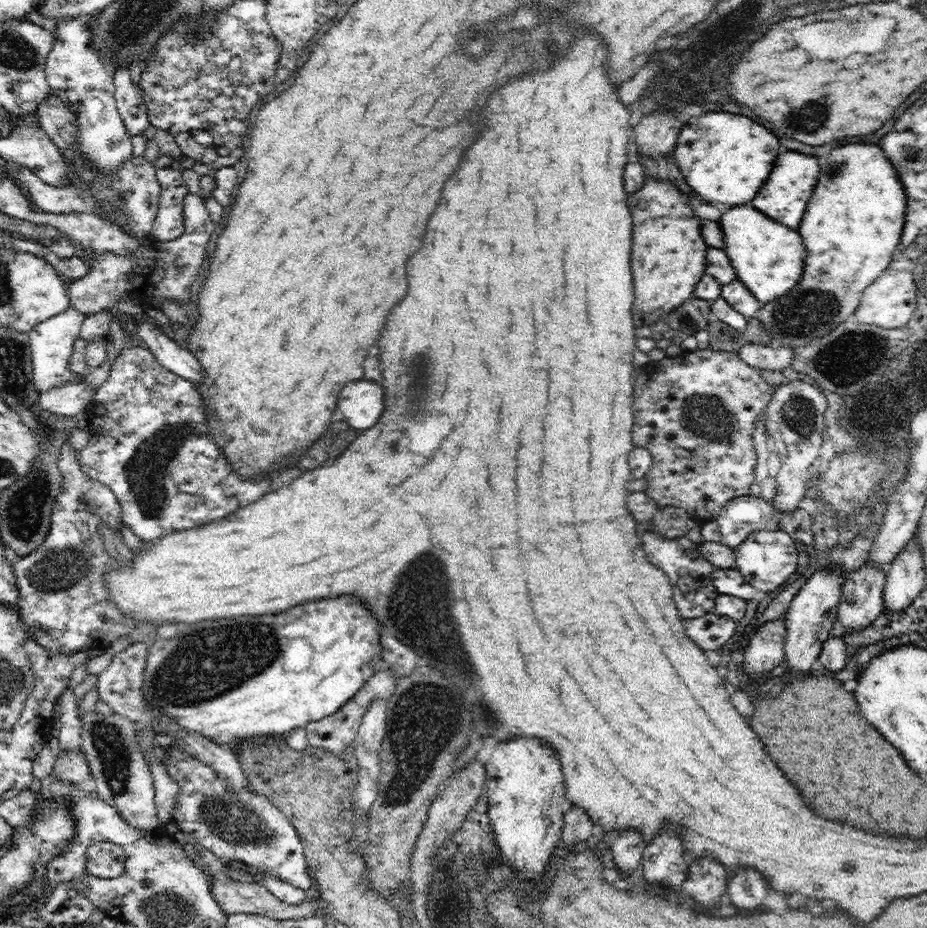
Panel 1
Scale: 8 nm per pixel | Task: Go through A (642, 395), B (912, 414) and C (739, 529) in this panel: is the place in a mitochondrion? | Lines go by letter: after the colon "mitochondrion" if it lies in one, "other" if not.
A: other
B: other
C: mitochondrion

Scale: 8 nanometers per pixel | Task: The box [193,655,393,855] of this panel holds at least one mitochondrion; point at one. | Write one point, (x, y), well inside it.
(232, 822)

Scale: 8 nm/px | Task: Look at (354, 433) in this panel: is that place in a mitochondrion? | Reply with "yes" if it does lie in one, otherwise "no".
no

